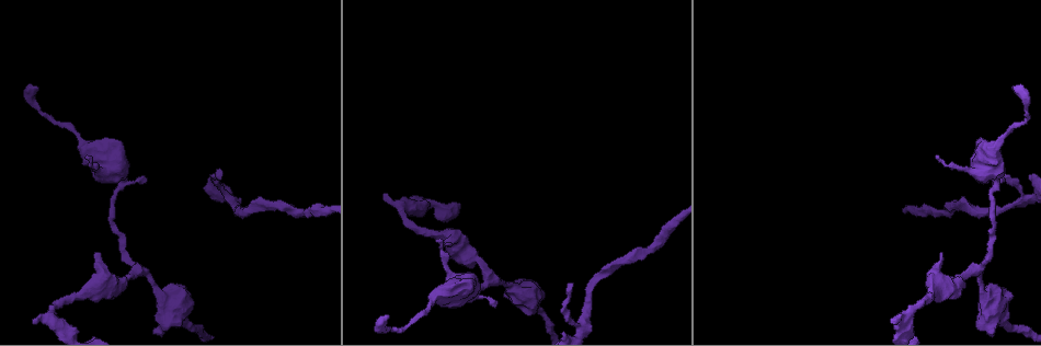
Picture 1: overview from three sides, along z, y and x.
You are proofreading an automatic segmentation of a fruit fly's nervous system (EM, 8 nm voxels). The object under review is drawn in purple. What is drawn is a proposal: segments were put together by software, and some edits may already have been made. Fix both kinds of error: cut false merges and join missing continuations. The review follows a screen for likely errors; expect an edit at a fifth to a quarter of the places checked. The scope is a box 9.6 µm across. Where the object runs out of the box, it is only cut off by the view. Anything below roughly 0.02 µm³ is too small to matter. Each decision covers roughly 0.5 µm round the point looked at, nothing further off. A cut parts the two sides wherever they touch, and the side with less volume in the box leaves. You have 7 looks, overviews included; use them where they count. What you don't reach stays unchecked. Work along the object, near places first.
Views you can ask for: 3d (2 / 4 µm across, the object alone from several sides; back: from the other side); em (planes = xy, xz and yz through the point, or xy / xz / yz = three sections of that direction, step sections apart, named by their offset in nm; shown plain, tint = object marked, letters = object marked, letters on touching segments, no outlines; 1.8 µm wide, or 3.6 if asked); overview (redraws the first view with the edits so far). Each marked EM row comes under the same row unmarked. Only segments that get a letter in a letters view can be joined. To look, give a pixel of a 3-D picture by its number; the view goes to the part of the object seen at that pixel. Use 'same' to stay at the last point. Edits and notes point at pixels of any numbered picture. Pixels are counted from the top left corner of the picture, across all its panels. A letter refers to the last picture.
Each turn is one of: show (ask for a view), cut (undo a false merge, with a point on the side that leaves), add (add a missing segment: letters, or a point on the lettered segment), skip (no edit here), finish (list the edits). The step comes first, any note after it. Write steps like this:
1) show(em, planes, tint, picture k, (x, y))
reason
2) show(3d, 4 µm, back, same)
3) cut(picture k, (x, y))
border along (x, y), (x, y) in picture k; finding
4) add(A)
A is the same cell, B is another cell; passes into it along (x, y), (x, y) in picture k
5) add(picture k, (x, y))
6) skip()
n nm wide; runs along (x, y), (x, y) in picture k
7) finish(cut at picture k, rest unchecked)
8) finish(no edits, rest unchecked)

show(em, xy, step 16, tint, picture 1, (385, 314))

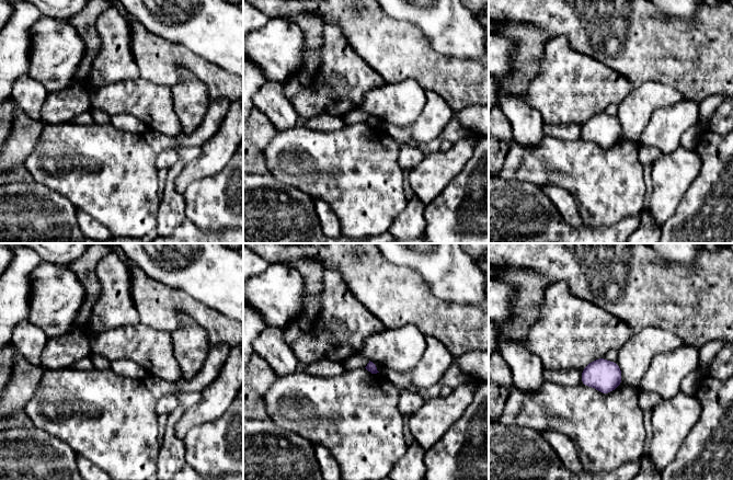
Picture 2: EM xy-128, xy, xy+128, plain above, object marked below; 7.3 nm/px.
show(em, planes, letters, same)

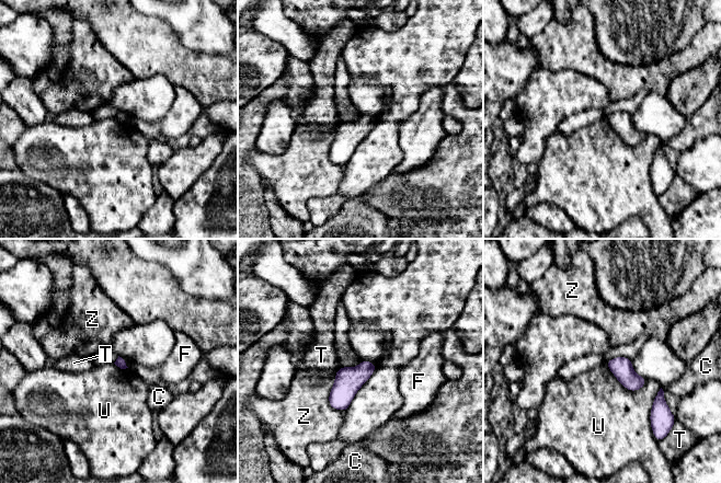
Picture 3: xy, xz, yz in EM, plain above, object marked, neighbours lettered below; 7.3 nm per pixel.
skip()
C, F, T, U and Z are other cells; border along (604, 363), (629, 390), (648, 380) in picture 3; none of them fits

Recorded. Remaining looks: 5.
show(em, 3.6 µm, yz, step 16, letters, picture 1, (467, 295))

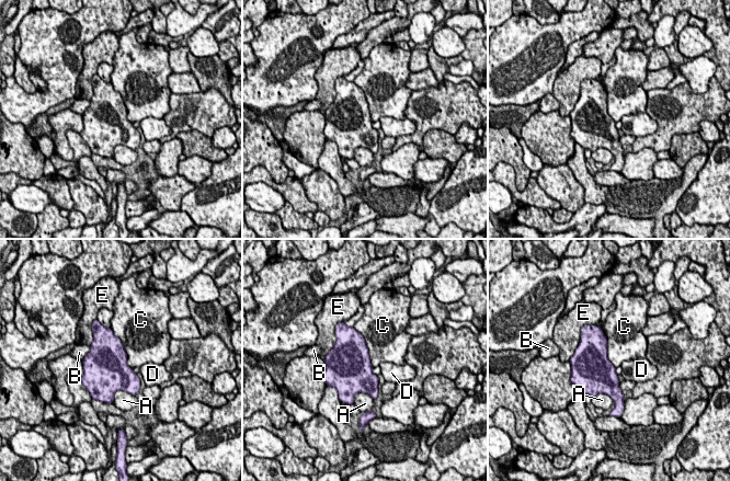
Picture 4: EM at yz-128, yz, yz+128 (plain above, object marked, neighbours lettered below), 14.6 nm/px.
skip()
C touches over 700 nm; A, B, C, D and E are other cells; border along (110, 328), (121, 341), (132, 368) in picture 4; continuous, no second cell

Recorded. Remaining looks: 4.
show(3d, 2 µm, picture 1, (573, 286))
an open end

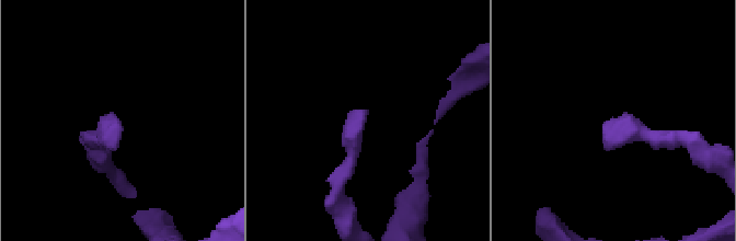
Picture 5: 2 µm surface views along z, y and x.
show(em, xz, step 16, tint, picture 5, (603, 145))
now the EM

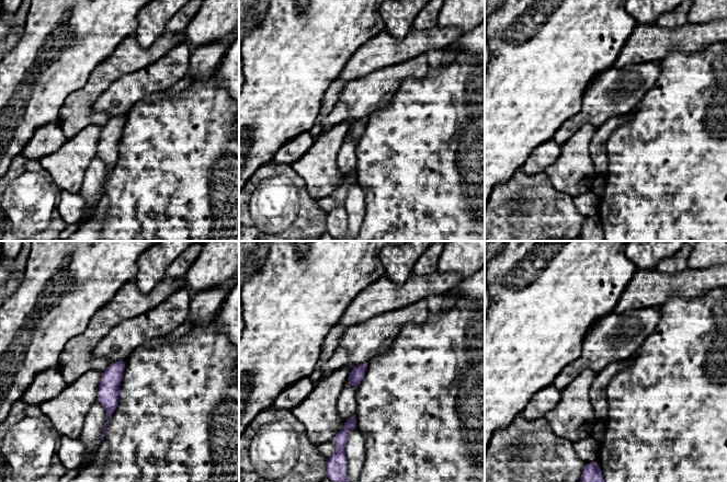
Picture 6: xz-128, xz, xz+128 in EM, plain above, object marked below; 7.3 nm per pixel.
show(em, planes, letters, same)

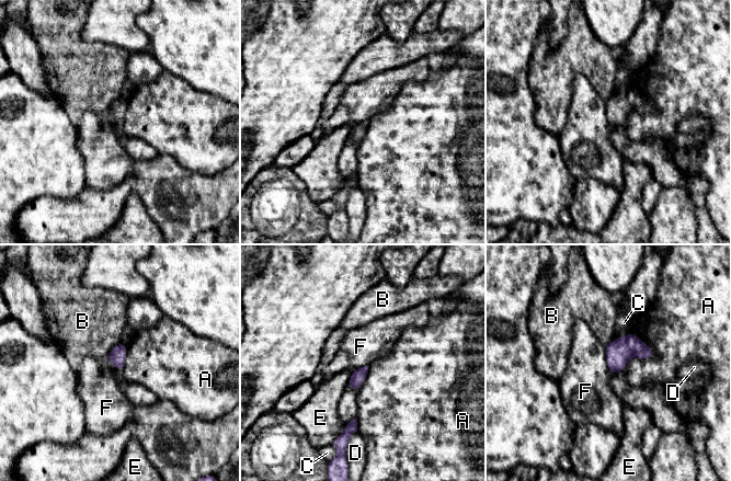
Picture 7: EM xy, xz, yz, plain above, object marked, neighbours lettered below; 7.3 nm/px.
skip()
A touches over 300 nm; A, B, C, D, E and F are other cells; border along (604, 346), (607, 369), (610, 374) in picture 7; no lettered segment goes on from it

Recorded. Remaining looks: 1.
finish(no edits, rest unchecked)

